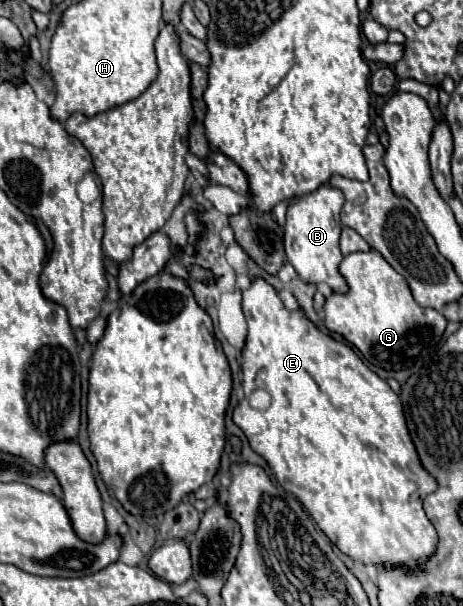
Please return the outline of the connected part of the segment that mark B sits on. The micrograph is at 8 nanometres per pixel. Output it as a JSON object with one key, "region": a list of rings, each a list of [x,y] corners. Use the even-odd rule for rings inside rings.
{"region":[[[329,183],[321,185],[313,193],[297,195],[289,201],[285,223],[285,253],[287,261],[295,267],[295,271],[305,283],[325,281],[333,291],[347,291],[347,285],[339,275],[339,263],[343,259],[339,251],[339,235],[341,235],[339,211],[343,203],[345,195],[337,187],[331,187]]]}

